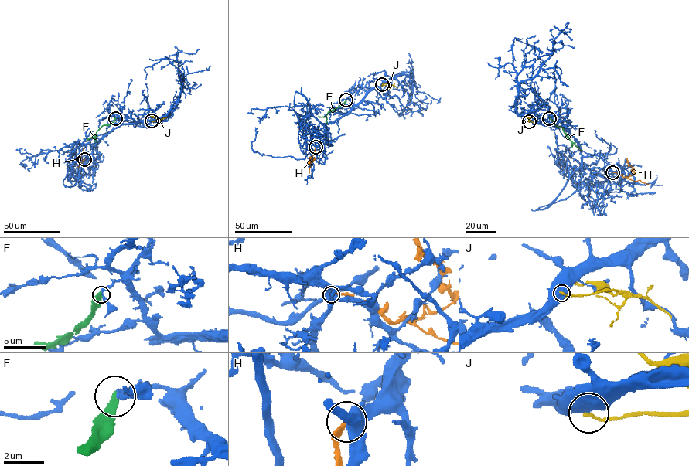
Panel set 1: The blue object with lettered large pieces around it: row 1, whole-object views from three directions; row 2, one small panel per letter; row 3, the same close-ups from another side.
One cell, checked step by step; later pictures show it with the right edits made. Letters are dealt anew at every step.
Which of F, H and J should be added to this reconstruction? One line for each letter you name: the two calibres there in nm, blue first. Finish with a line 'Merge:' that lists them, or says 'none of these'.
Merge: none of these

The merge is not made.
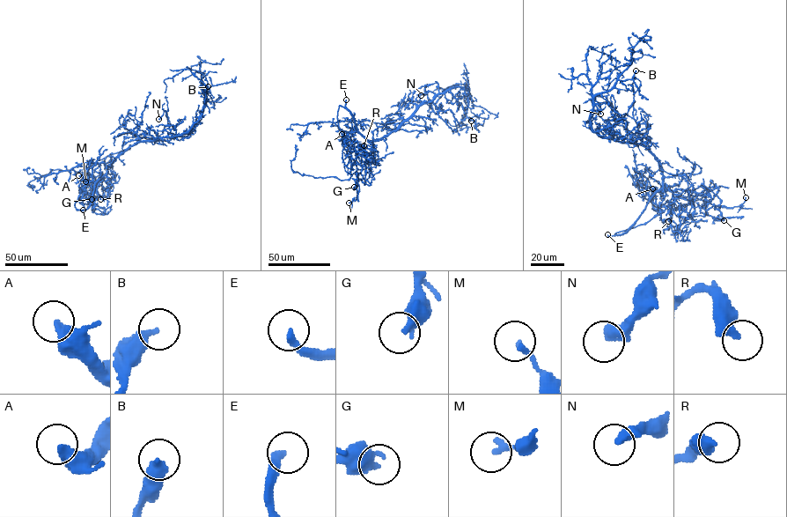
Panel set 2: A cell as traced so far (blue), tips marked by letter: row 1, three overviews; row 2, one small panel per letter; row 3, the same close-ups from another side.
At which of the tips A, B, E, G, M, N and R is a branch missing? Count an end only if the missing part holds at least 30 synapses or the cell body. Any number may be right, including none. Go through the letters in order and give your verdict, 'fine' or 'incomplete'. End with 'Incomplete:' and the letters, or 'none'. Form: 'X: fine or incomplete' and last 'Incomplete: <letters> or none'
A: fine
B: fine
E: incomplete
G: fine
M: fine
N: fine
R: fine
Incomplete: E

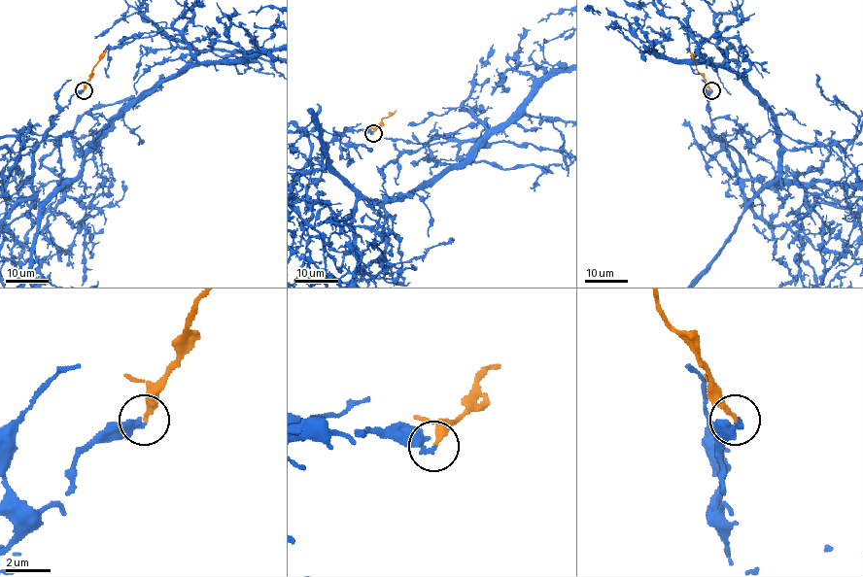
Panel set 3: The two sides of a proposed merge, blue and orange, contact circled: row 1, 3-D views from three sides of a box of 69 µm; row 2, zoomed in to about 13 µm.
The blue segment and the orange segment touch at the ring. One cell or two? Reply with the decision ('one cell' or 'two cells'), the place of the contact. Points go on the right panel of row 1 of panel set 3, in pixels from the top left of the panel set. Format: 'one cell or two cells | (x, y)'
one cell | (711, 90)

